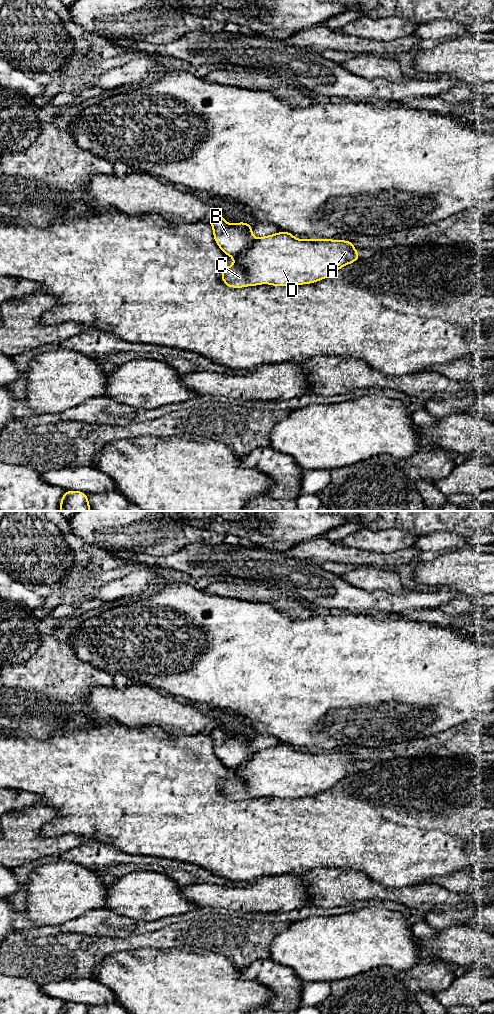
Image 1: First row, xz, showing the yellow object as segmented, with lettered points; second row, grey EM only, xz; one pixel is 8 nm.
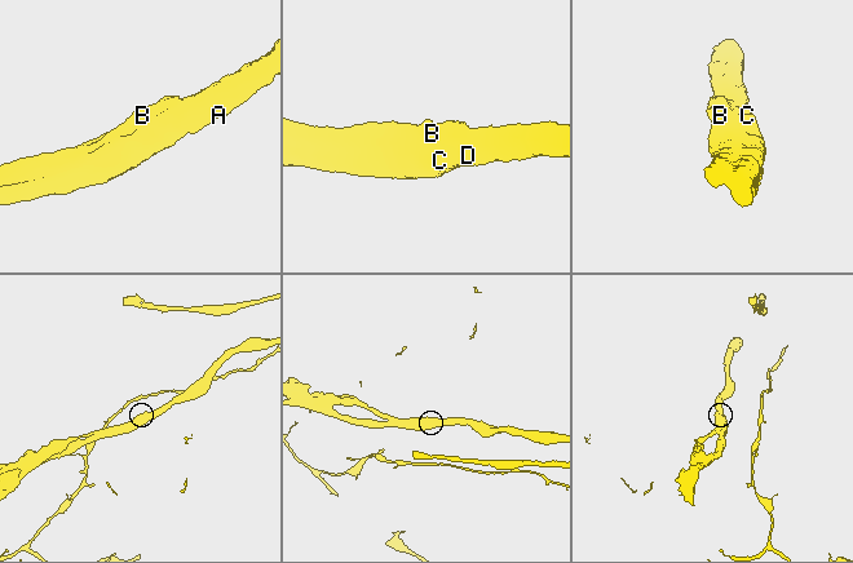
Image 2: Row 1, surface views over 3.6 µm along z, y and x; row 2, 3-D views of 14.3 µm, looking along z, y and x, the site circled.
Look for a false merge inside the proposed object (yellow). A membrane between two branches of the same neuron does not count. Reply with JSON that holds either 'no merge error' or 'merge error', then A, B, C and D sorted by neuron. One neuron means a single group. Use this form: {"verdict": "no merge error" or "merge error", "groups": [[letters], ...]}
{"verdict": "merge error", "groups": [["A", "C", "D"], ["B"]]}

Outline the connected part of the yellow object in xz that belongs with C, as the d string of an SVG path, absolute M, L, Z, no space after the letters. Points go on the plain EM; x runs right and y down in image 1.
M281 743L256 752L243 764L232 769L234 776L225 778L221 791L226 798L243 800L269 796L271 798L300 798L323 792L342 779L360 771L354 756L347 752L297 751Z

